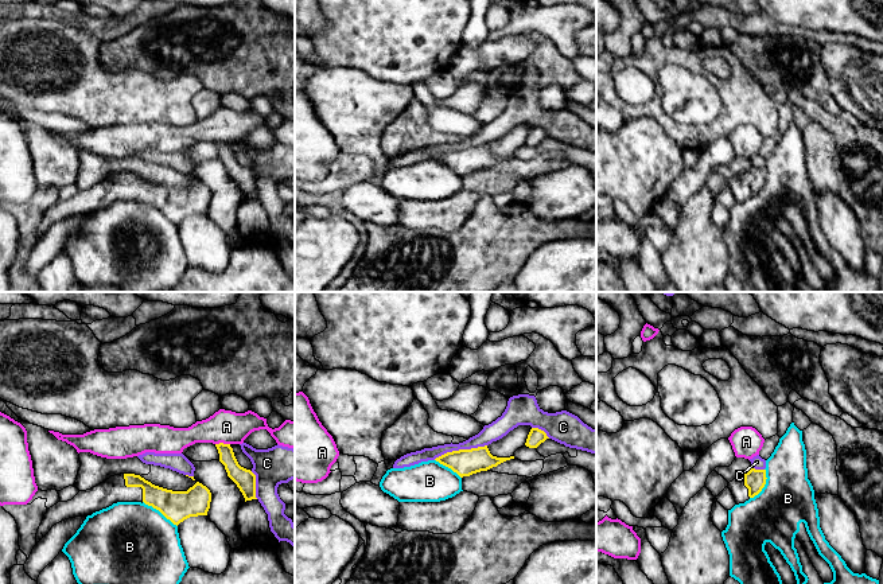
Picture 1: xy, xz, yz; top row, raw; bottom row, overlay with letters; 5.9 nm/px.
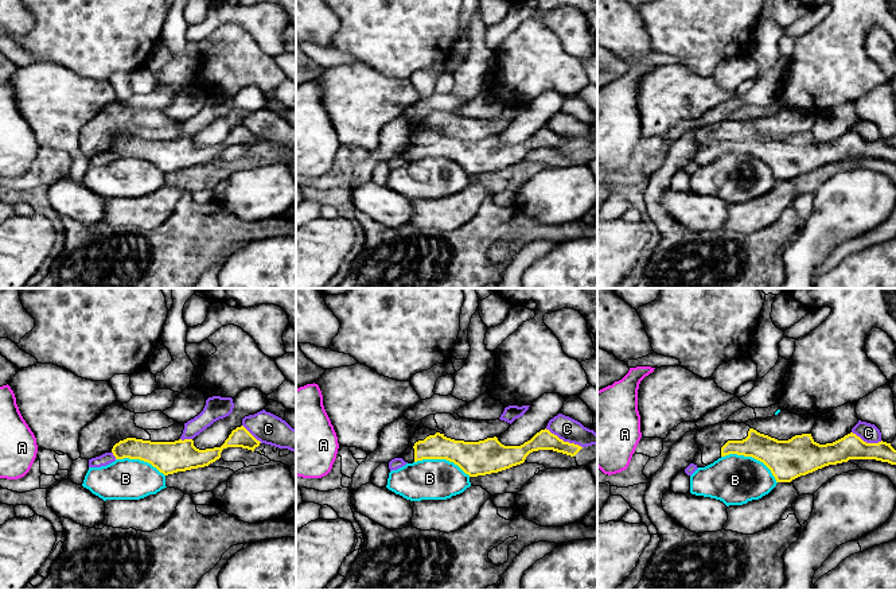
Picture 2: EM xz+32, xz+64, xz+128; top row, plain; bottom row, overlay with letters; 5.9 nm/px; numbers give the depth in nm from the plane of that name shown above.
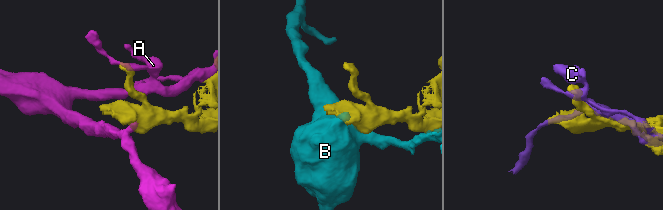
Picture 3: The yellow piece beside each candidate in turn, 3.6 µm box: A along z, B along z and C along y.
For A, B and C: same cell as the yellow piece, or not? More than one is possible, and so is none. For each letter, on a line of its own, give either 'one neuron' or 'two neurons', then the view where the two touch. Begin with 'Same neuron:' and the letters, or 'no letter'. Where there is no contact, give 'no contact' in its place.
Same neuron: no letter
A: two neurons; meets yellow in xy
B: two neurons; meets yellow in xy
C: two neurons; meets yellow in xz

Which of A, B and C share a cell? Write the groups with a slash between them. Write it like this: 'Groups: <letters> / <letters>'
Groups: A / B / C

